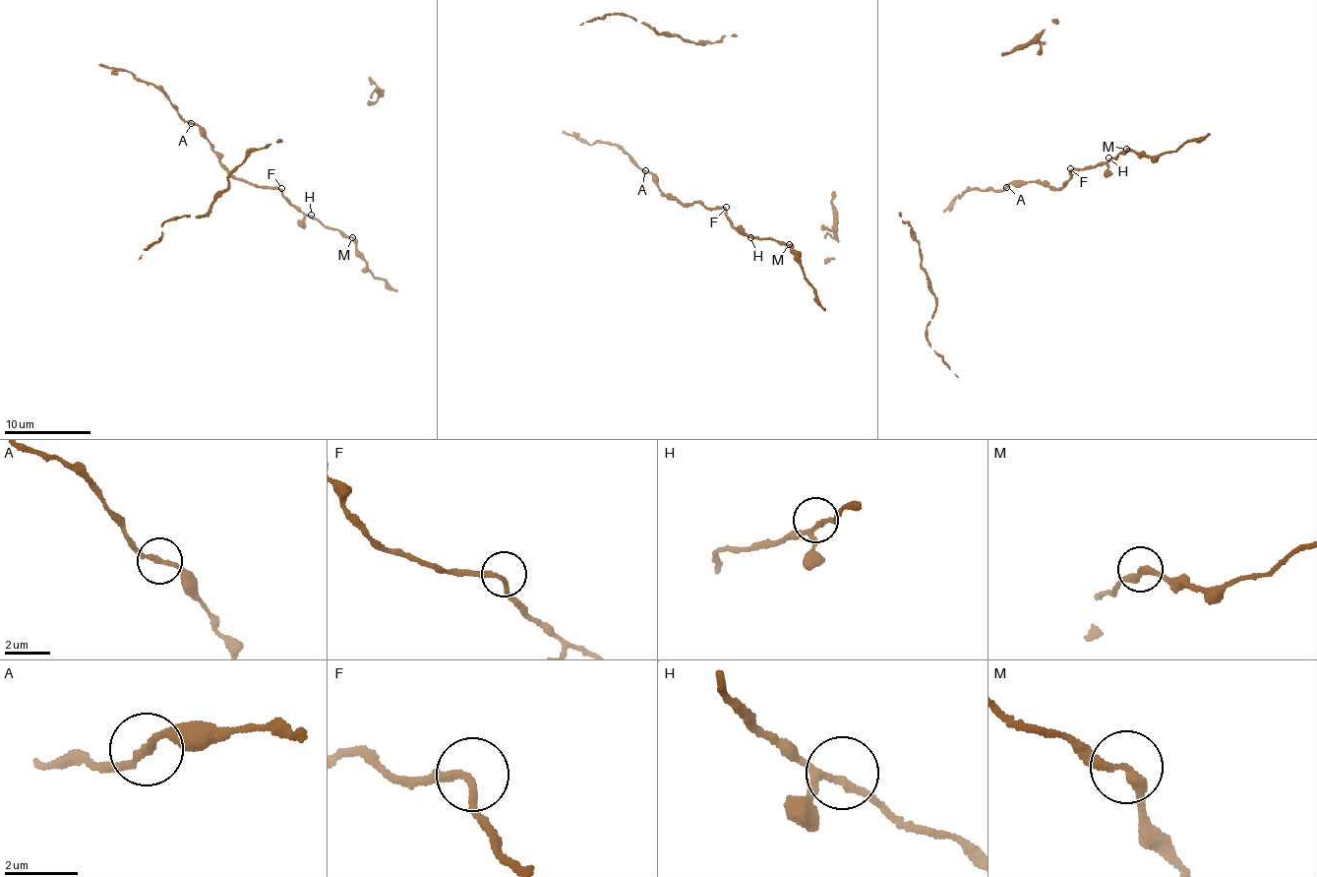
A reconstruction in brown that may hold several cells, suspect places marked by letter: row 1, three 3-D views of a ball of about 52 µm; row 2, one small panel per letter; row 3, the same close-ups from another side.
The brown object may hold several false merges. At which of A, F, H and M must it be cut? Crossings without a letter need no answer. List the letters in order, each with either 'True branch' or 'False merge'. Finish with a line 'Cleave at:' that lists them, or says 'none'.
A: True branch
F: True branch
H: True branch
M: True branch
Cleave at: none

